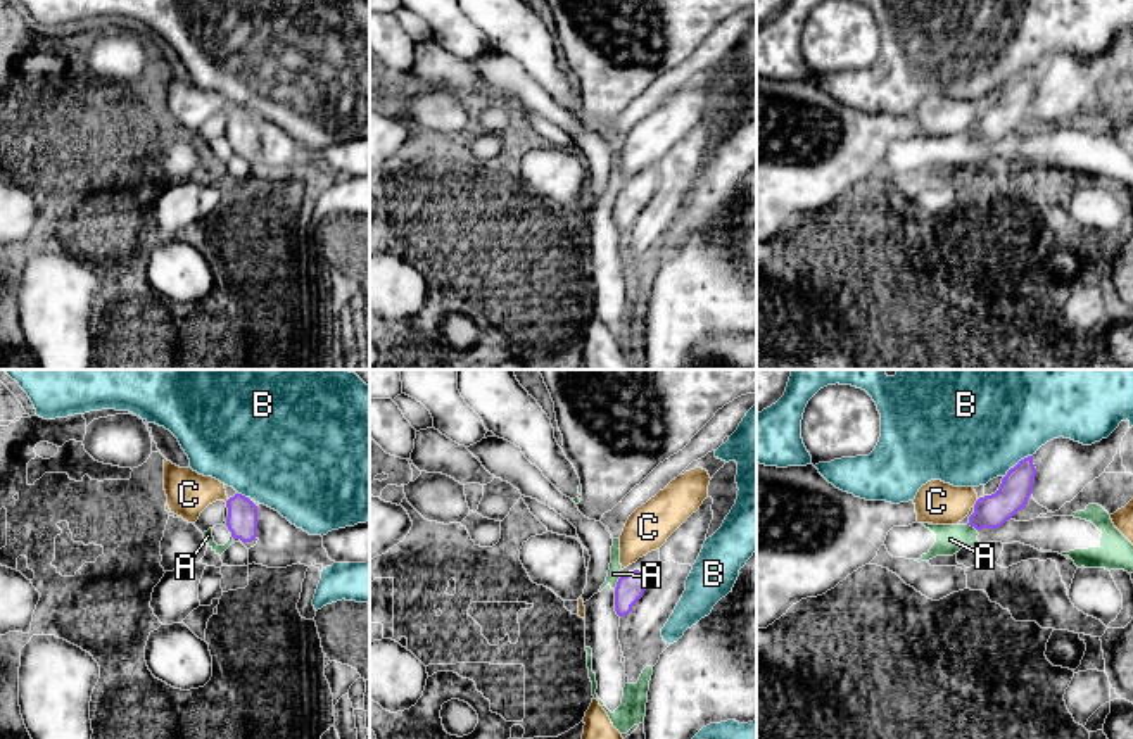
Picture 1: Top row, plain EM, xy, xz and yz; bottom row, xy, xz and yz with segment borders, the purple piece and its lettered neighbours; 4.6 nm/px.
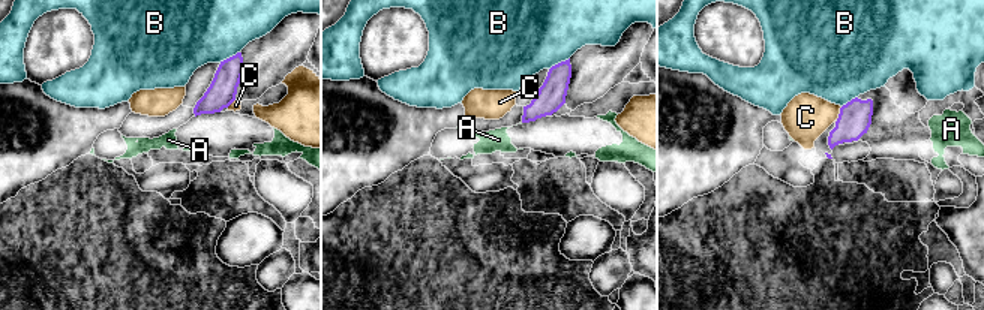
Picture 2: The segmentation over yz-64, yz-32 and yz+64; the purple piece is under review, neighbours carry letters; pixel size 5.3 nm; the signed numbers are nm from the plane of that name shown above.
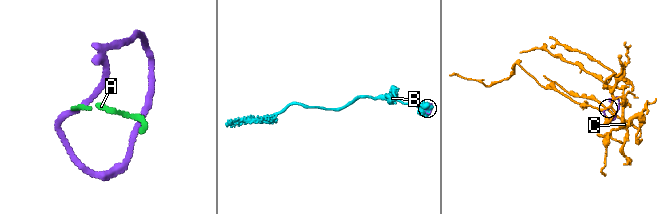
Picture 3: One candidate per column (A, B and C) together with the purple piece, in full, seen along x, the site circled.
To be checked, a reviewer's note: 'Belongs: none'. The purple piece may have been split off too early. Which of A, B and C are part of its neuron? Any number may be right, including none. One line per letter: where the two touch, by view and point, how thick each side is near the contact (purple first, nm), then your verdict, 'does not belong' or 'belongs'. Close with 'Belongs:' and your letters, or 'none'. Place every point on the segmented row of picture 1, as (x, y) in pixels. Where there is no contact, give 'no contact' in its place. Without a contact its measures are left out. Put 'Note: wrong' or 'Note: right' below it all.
A: contact xz (617, 582); calibres 130 and 60 nm; does not belong
B: contact yz (1018, 463); calibres 150 and 500 nm; does not belong
C: contact yz (976, 503); calibres 160 and 200 nm; does not belong
Belongs: none
Note: right

